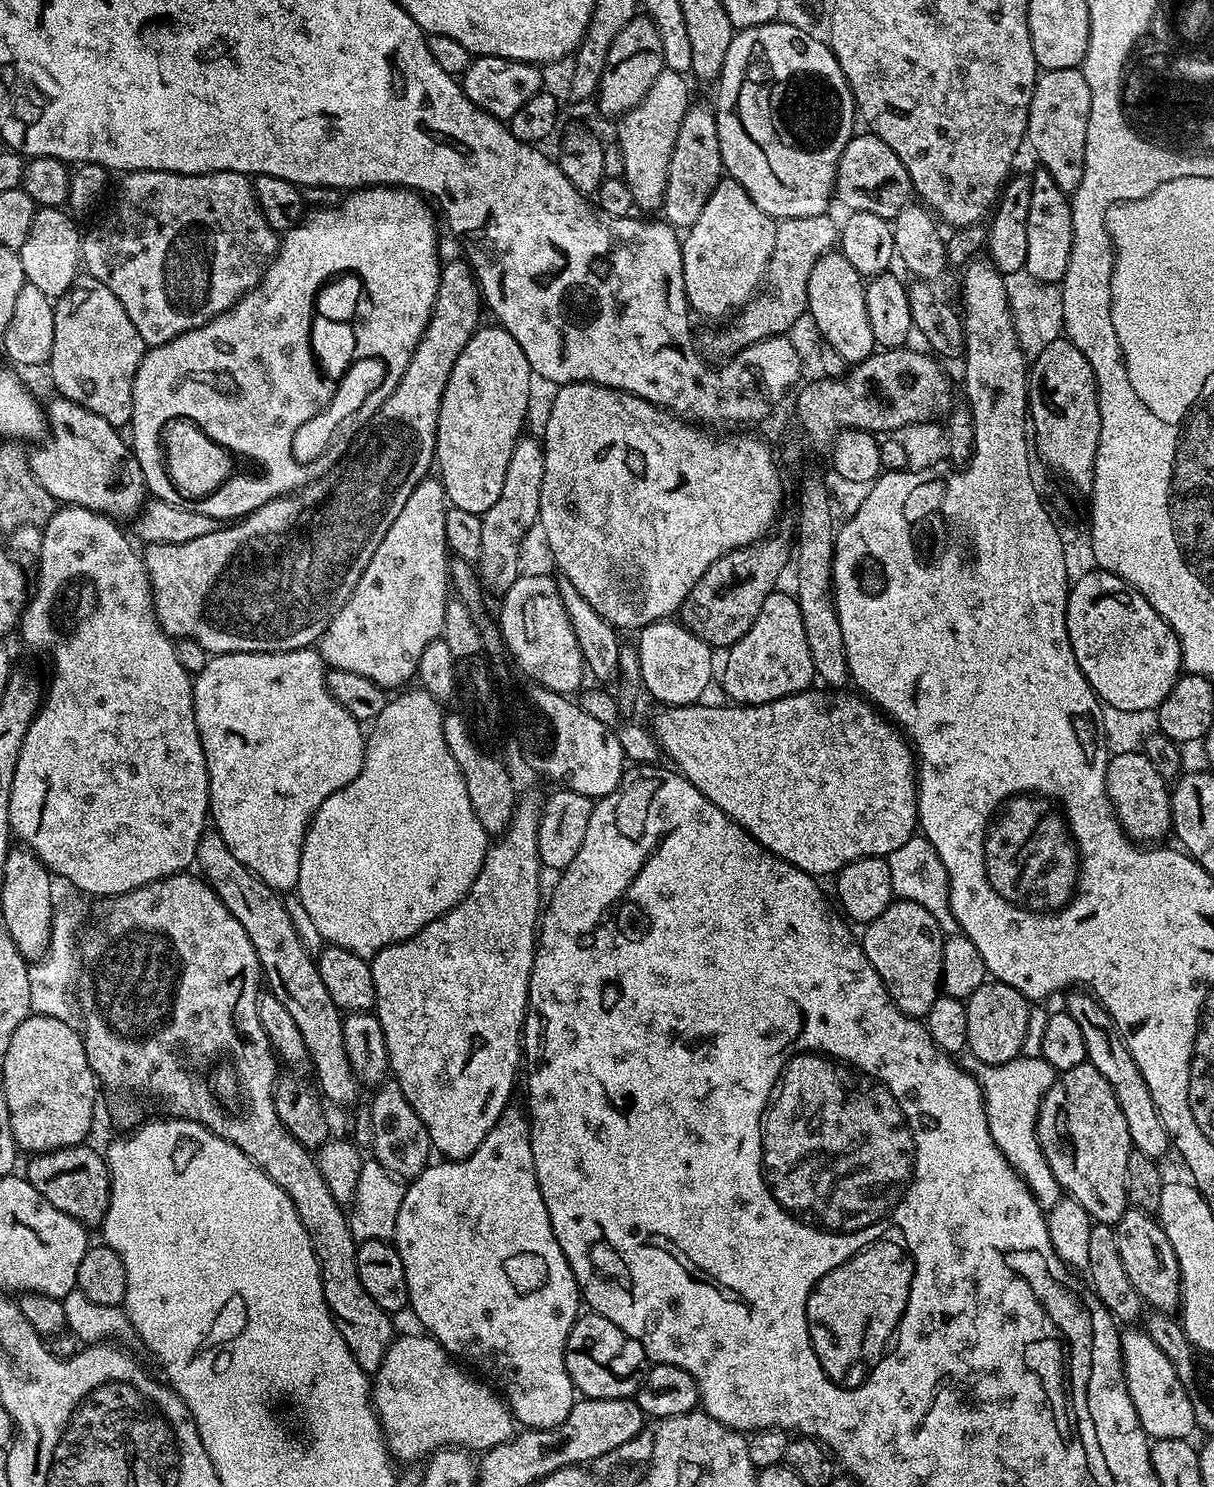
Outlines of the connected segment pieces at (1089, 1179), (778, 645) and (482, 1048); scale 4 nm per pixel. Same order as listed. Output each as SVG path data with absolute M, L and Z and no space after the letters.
M1087 1062L1074 1066L1074 1070L1059 1073L1040 1107L1036 1133L1042 1152L1046 1154L1046 1162L1050 1162L1050 1170L1061 1189L1079 1202L1095 1223L1115 1226L1130 1207L1126 1194L1126 1162L1130 1162L1134 1149L1122 1106L1118 1106L1118 1098L1114 1098L1110 1082L1106 1082L1106 1078L1102 1078L1102 1074Z
M783 590L769 594L762 602L762 610L758 610L758 618L754 618L743 638L727 649L725 656L724 673L719 673L718 684L720 680L725 694L732 699L729 701L737 705L774 702L813 687L816 670L806 642L802 611L795 595L787 596Z
M528 792L519 797L516 809L507 828L491 841L486 858L482 862L482 870L474 878L470 890L449 912L431 920L423 928L418 929L412 936L399 940L396 944L388 944L371 957L372 973L374 974L374 990L376 1002L374 1011L380 1020L382 1034L388 1047L388 1066L391 1075L398 1082L402 1094L410 1102L410 1106L422 1118L428 1131L431 1147L441 1152L441 1157L453 1160L463 1160L474 1151L490 1134L490 1130L498 1122L505 1108L509 1107L508 1095L512 1092L512 1083L516 1080L516 1067L520 1064L520 1027L524 1024L524 1012L528 1008L528 983L532 973L532 963L536 957L536 942L538 939L538 917L542 912L542 899L539 892L539 872L541 868L538 854L538 826L540 825L540 810L542 796L536 792Z

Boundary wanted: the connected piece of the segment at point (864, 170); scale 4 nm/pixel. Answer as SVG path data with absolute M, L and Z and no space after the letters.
M865 132L853 135L846 144L836 168L833 193L847 211L877 214L891 222L913 199L914 189L910 174L906 166L902 166L898 154L894 154L894 150L876 135Z

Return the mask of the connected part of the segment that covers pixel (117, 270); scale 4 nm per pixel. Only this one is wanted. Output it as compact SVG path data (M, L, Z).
M129 172L119 180L104 220L83 233L80 258L83 271L98 278L122 302L145 345L165 344L209 324L264 277L268 261L276 254L278 234L261 214L253 181L245 173Z

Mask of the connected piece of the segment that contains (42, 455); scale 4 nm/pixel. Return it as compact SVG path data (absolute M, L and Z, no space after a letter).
M55 398L46 404L47 431L52 437L45 444L40 444L30 452L28 457L32 474L37 481L49 491L56 502L67 506L78 504L104 516L111 516L117 521L135 517L146 503L146 485L140 464L132 453L129 441L120 437L121 433L98 414L86 410L72 400Z

